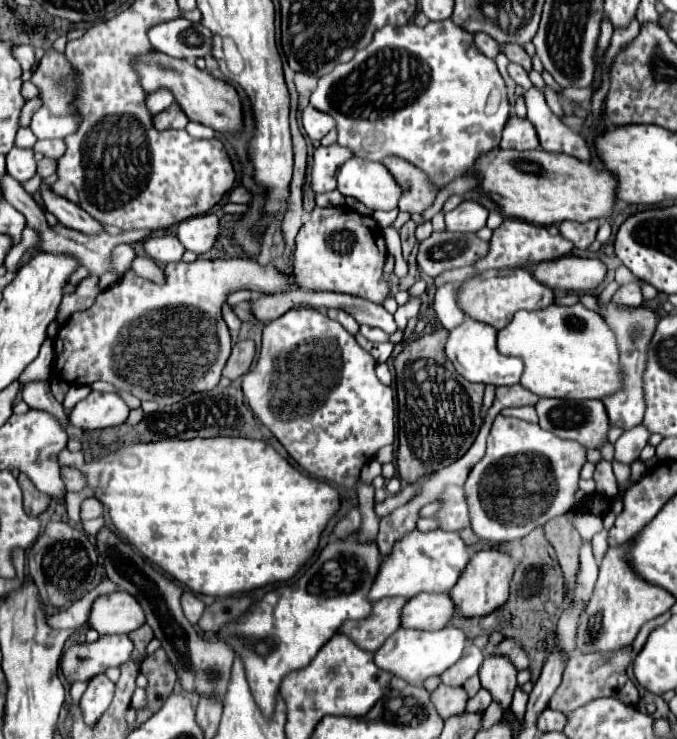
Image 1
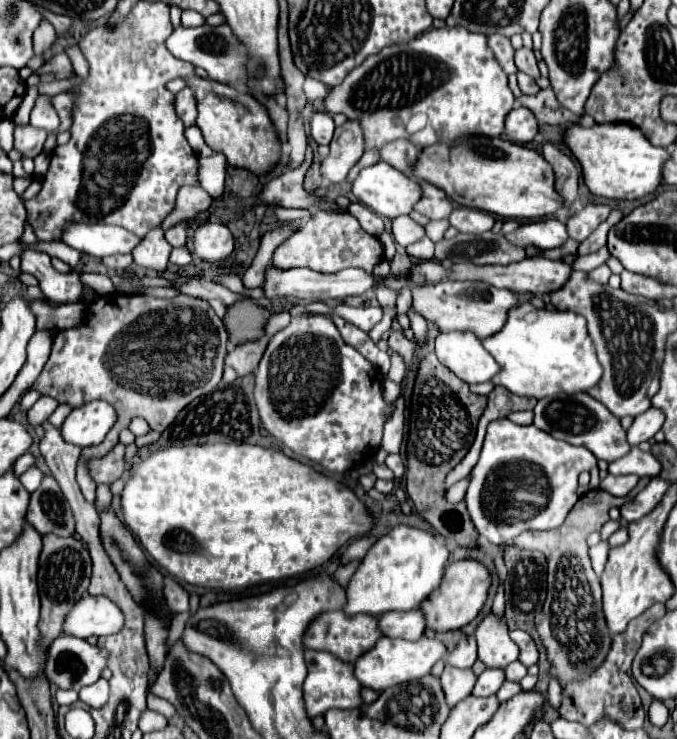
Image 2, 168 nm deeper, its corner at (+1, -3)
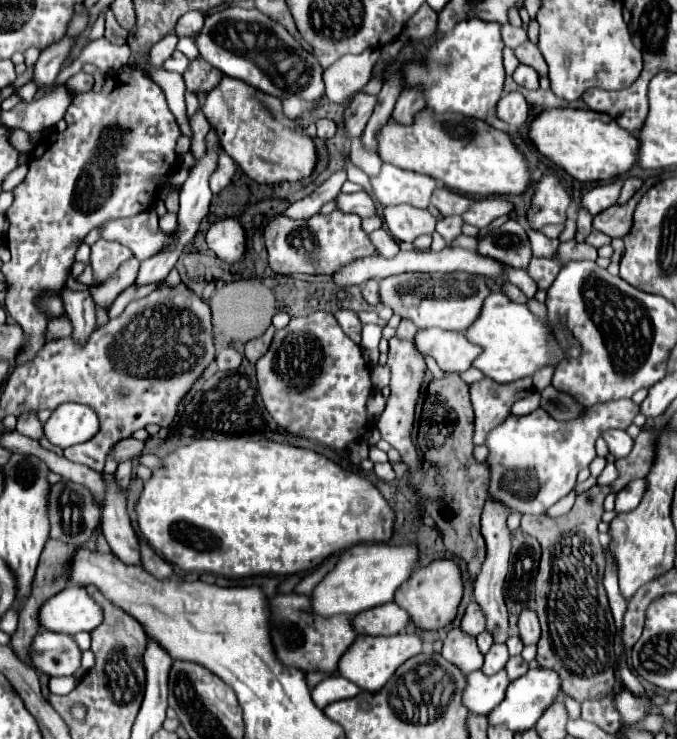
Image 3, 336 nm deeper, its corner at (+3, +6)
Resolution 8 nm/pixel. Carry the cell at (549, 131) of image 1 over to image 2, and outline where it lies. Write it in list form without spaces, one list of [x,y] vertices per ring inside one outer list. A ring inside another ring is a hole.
[[[544,140],[542,154],[552,164],[552,168],[556,172],[558,194],[562,194],[562,198],[566,200],[566,208],[570,208],[570,204],[578,198],[580,172],[576,168],[576,162],[570,156],[566,156],[552,140]]]

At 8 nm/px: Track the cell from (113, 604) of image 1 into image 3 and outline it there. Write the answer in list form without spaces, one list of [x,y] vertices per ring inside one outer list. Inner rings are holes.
[[[68,587],[56,597],[50,597],[40,609],[42,629],[54,633],[76,635],[80,631],[92,631],[102,623],[100,607],[88,597],[84,587]]]

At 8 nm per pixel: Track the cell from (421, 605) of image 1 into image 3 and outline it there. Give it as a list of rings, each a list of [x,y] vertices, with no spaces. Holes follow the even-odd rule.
[[[384,603],[362,611],[352,619],[358,635],[396,635],[408,625],[408,613],[396,603]]]

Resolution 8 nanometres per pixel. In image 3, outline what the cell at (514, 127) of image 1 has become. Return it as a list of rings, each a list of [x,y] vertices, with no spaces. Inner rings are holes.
[[[514,91],[514,93],[504,93],[500,97],[500,101],[496,103],[496,111],[498,111],[498,117],[502,121],[506,121],[508,125],[514,125],[514,127],[520,127],[526,119],[528,119],[528,105],[526,105],[526,99],[522,93]]]

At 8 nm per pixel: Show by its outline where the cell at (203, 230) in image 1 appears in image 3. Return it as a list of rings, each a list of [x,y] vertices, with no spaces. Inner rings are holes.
[[[228,217],[228,219],[220,219],[216,221],[208,233],[206,233],[206,243],[208,247],[226,263],[238,263],[242,261],[244,253],[246,253],[246,233],[244,227]]]

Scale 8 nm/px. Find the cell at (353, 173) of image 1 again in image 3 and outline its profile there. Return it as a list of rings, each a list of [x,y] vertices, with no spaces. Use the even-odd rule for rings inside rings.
[[[390,163],[382,165],[382,171],[372,181],[372,189],[376,199],[382,205],[414,205],[420,209],[428,209],[430,197],[438,187],[434,177],[426,177],[422,173],[412,173]]]

